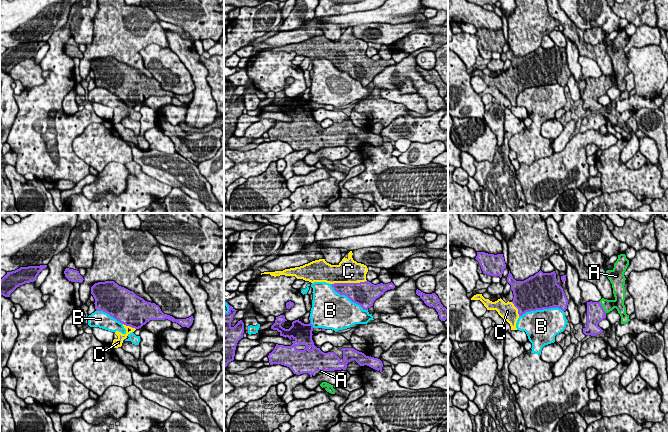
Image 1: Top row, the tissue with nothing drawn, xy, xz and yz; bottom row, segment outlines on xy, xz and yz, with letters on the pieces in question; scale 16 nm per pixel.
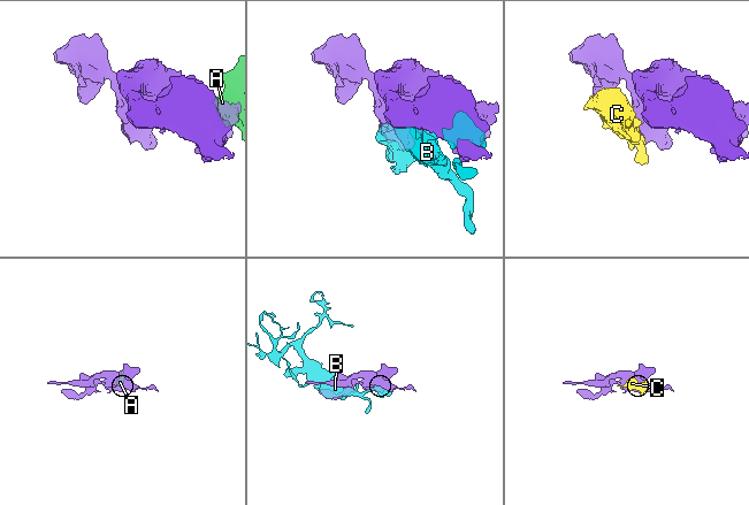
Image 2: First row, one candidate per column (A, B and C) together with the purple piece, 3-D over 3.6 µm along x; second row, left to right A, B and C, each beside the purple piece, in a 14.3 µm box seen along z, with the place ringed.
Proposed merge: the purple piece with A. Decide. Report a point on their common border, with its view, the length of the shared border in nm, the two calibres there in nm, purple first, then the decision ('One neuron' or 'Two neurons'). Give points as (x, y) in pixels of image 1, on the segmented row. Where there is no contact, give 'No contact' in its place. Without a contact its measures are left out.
Touches purple at yz (602, 307). Shared border 220 nm. Thickness 280 nm (purple) against 190 nm. One neuron

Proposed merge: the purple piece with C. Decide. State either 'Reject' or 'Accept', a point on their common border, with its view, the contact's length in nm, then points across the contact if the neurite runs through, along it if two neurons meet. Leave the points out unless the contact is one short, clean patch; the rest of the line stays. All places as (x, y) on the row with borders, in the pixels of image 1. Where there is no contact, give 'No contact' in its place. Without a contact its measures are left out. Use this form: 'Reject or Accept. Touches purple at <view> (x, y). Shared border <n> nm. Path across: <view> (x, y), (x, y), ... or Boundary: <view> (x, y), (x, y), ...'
Accept. Touches purple at xz (348, 283). Shared border 600 nm

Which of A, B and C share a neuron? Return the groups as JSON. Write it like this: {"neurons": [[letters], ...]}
{"neurons": [["A", "C"], ["B"]]}

